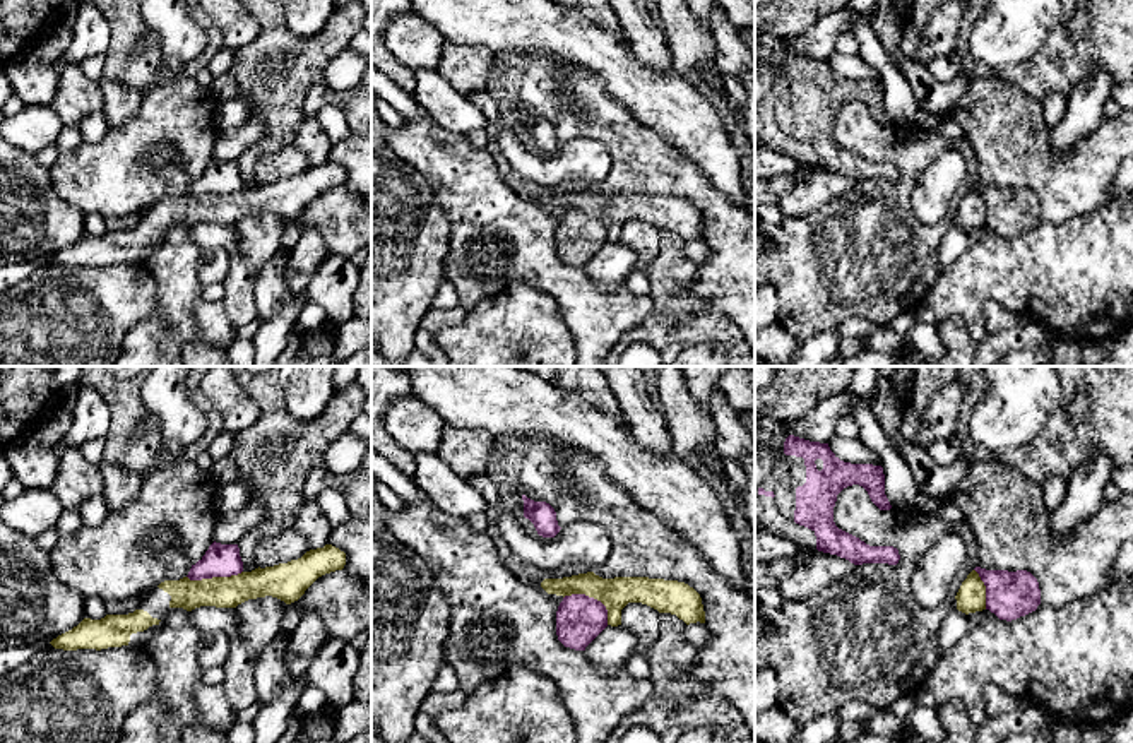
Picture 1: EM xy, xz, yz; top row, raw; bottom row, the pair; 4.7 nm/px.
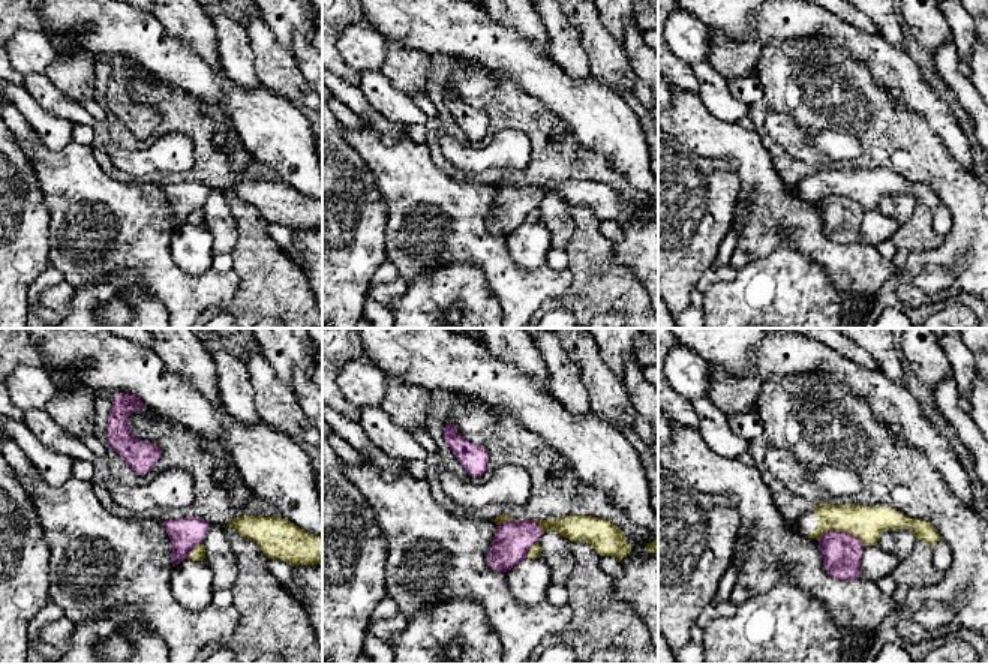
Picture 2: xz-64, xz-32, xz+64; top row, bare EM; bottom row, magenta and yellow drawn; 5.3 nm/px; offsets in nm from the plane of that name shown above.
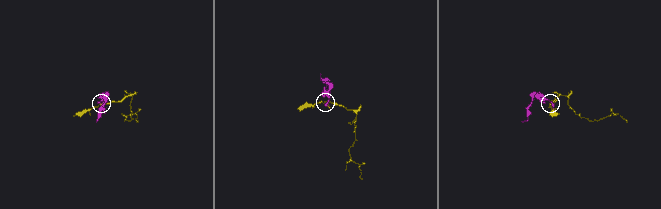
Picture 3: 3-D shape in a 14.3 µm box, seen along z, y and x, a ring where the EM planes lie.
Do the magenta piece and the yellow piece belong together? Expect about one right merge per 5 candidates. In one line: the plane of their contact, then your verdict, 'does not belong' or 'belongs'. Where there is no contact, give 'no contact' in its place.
xz | does not belong

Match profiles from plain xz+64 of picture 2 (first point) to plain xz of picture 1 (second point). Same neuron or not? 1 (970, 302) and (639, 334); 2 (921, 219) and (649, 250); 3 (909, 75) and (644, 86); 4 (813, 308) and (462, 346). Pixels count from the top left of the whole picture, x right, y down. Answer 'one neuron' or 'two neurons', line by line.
1: one neuron
2: two neurons
3: one neuron
4: one neuron

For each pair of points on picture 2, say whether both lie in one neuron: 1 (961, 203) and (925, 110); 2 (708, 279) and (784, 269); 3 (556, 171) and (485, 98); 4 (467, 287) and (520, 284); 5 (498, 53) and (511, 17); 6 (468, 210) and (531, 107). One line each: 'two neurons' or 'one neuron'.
1: two neurons
2: two neurons
3: one neuron
4: two neurons
5: two neurons
6: two neurons

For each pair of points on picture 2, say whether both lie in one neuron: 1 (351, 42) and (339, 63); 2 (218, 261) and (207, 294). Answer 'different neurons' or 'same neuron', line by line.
1: different neurons
2: different neurons

